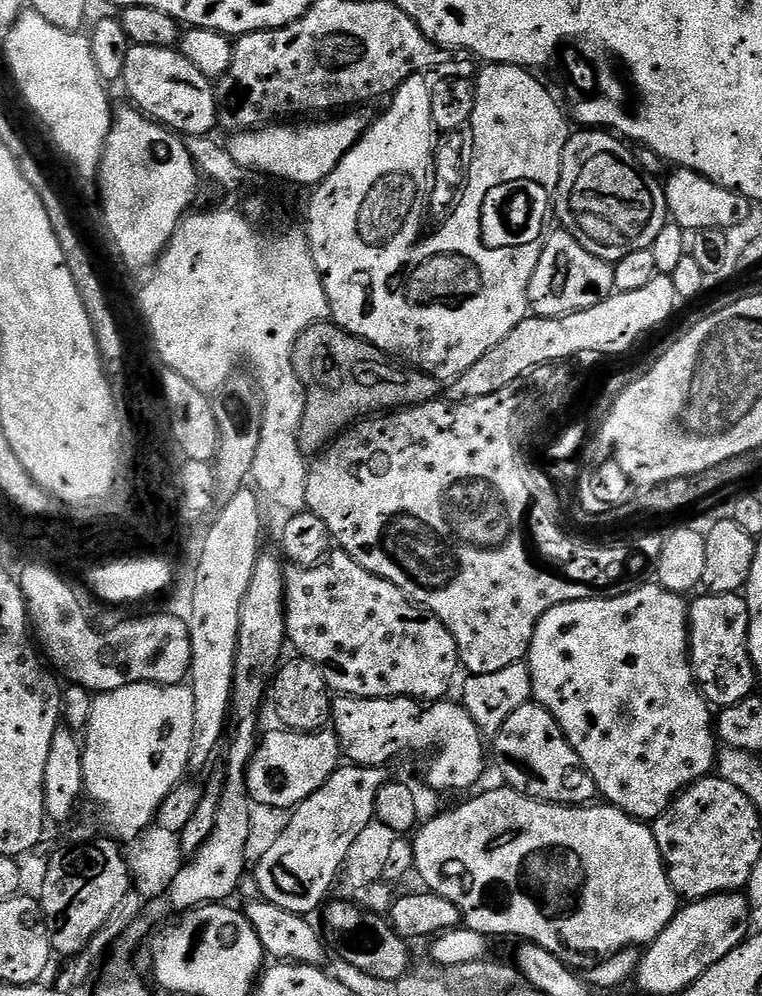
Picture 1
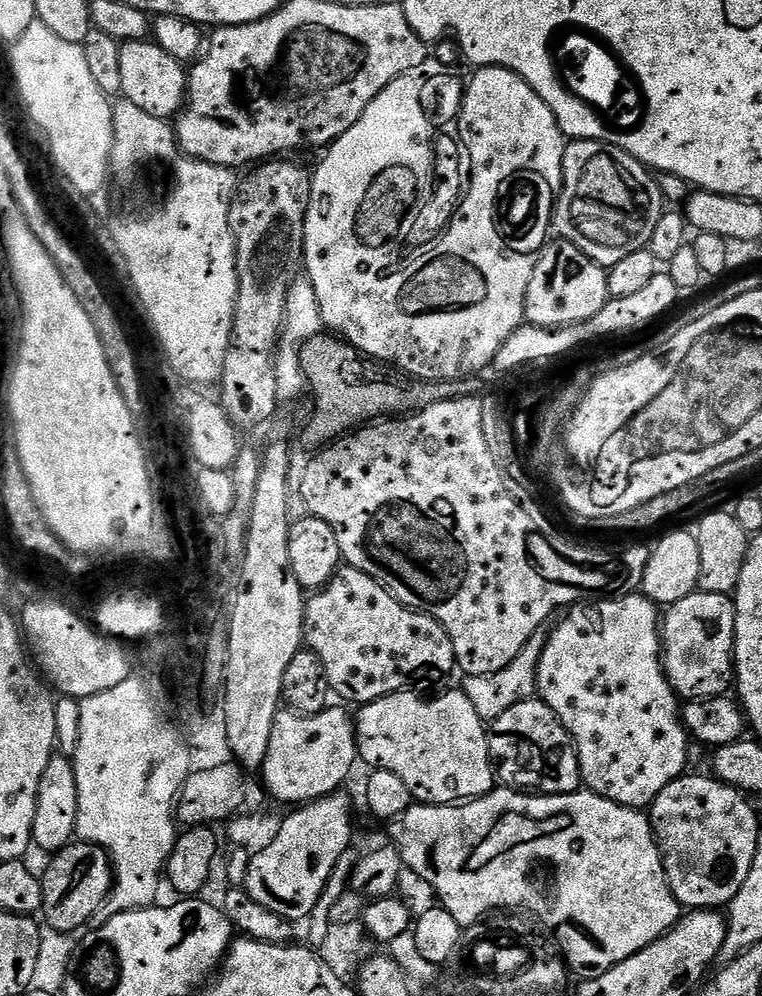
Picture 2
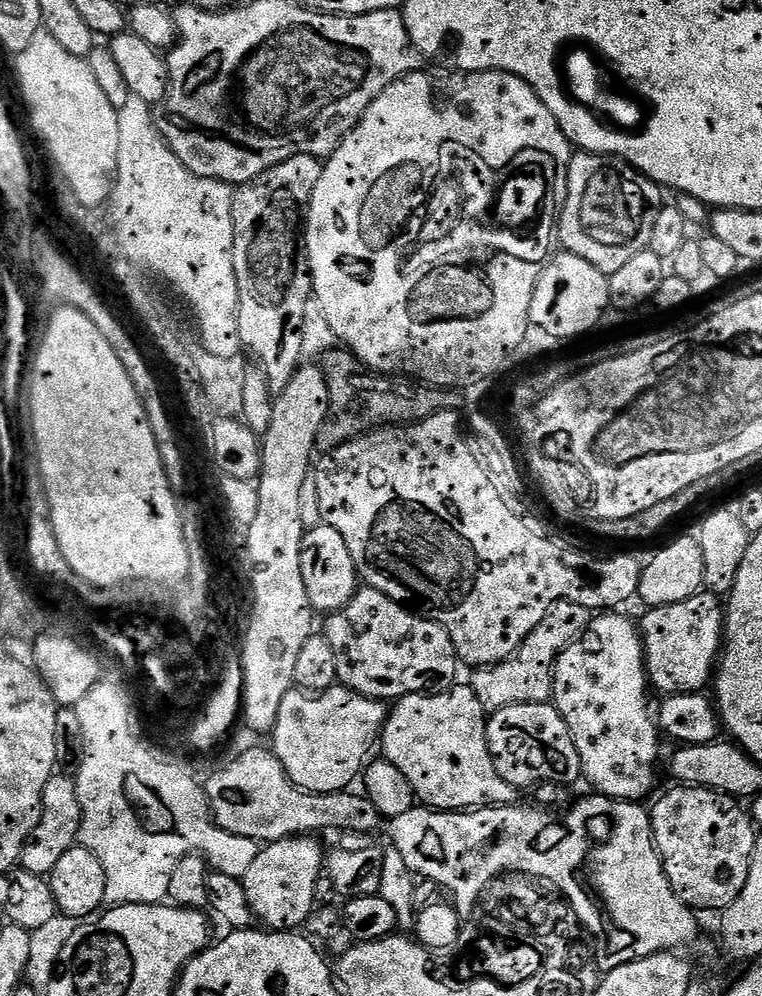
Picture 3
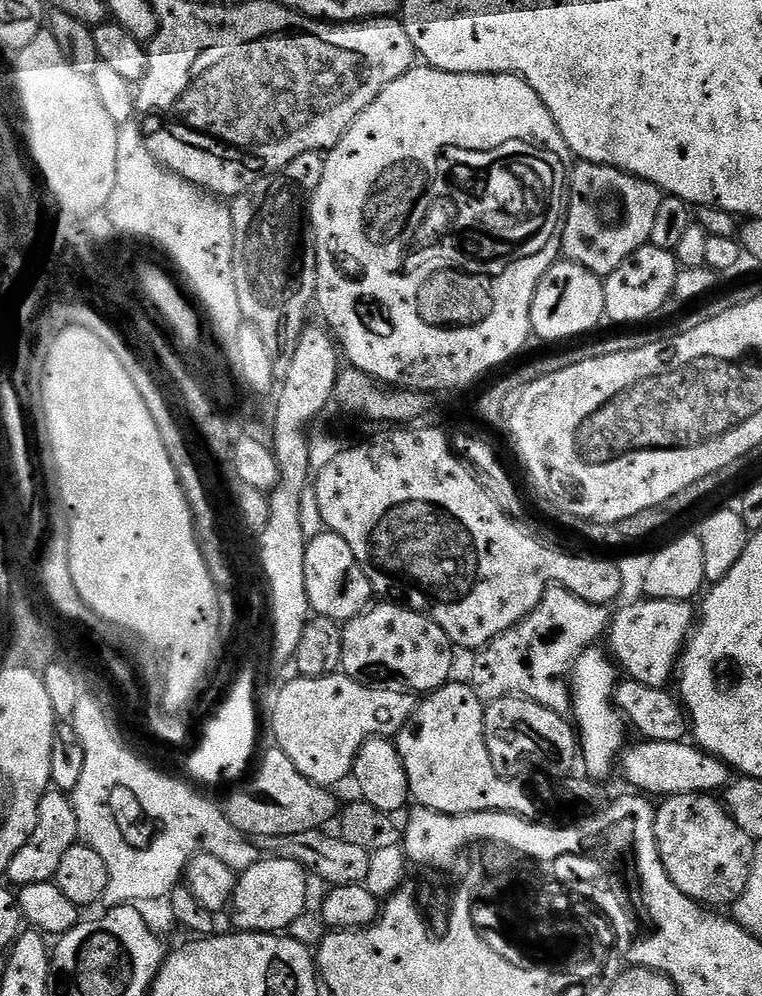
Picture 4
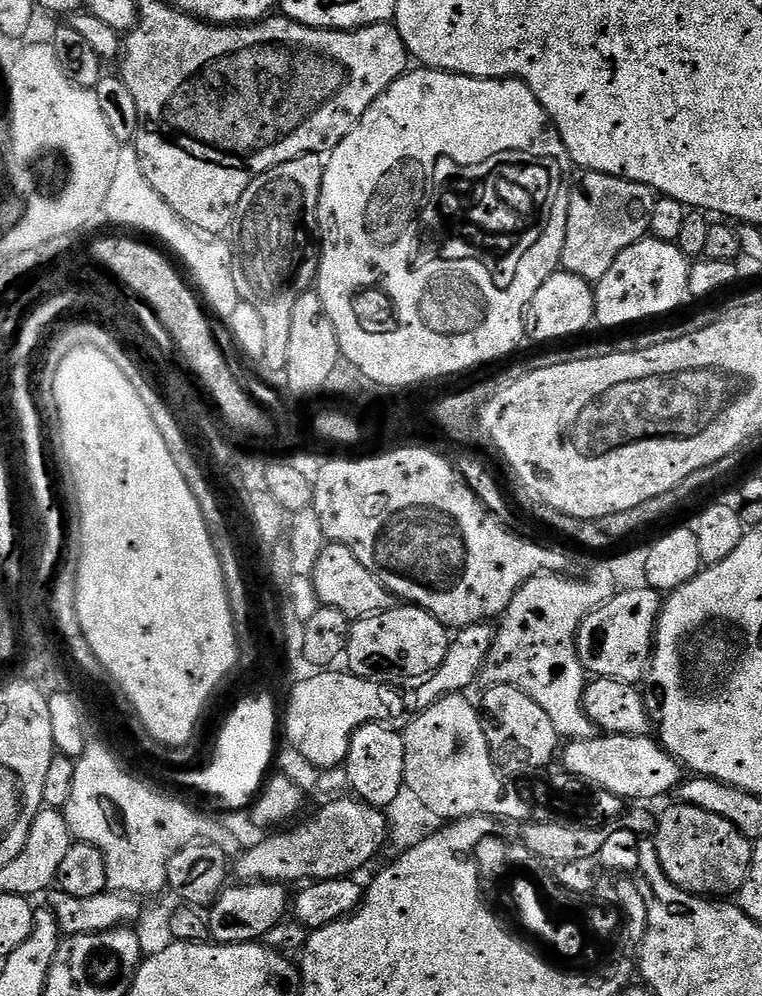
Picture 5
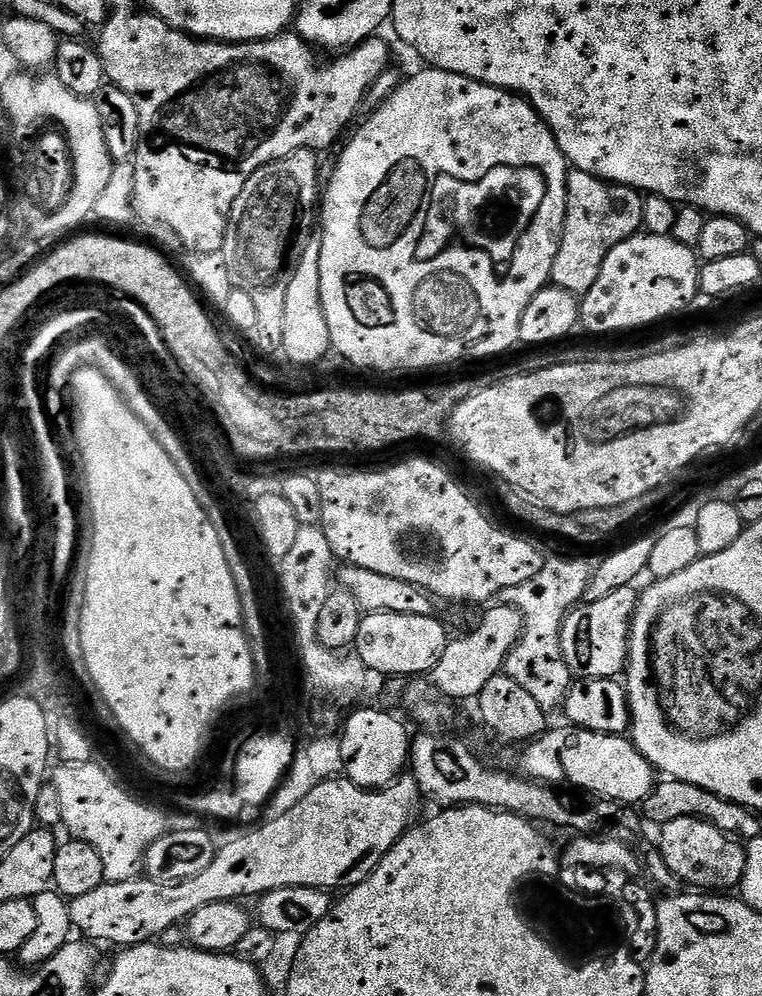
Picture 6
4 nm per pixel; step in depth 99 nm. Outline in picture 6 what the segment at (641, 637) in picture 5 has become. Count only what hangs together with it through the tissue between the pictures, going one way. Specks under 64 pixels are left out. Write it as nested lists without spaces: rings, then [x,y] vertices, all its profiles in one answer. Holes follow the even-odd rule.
[[[629,586],[614,590],[614,594],[606,594],[606,598],[598,598],[598,602],[581,603],[569,612],[562,626],[562,658],[566,658],[566,666],[570,666],[573,677],[610,680],[627,669],[628,635],[632,629],[637,599],[637,589]]]

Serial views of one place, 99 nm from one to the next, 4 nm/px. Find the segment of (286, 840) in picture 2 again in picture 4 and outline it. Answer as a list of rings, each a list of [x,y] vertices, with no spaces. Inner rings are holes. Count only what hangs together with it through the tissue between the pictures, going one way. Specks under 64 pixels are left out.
[[[261,858],[250,870],[239,873],[230,903],[233,929],[242,932],[283,933],[309,907],[309,873],[298,862]]]

